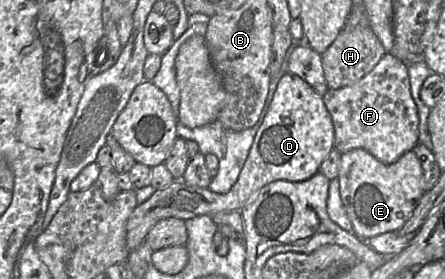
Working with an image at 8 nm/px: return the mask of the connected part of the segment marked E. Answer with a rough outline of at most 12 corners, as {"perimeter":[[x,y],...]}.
{"perimeter":[[413,150],[341,155],[340,196],[364,241],[402,228],[425,194]]}

